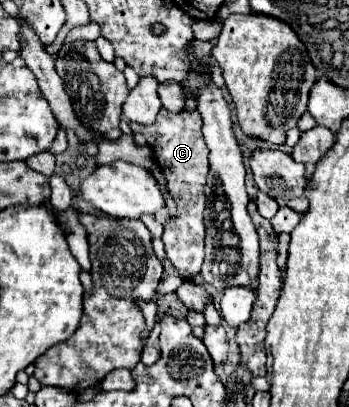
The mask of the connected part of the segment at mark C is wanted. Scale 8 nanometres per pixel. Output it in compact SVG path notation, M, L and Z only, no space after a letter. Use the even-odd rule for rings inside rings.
M165 108L159 110L157 122L151 126L141 126L141 124L131 124L133 132L141 132L155 152L155 158L159 160L159 168L163 176L167 178L167 188L177 204L175 216L169 218L169 222L163 226L163 244L165 244L165 254L171 260L171 264L177 268L181 278L195 278L201 264L203 264L203 240L205 240L205 178L209 172L209 162L207 162L207 146L201 134L201 116L197 110L189 112L167 112Z

